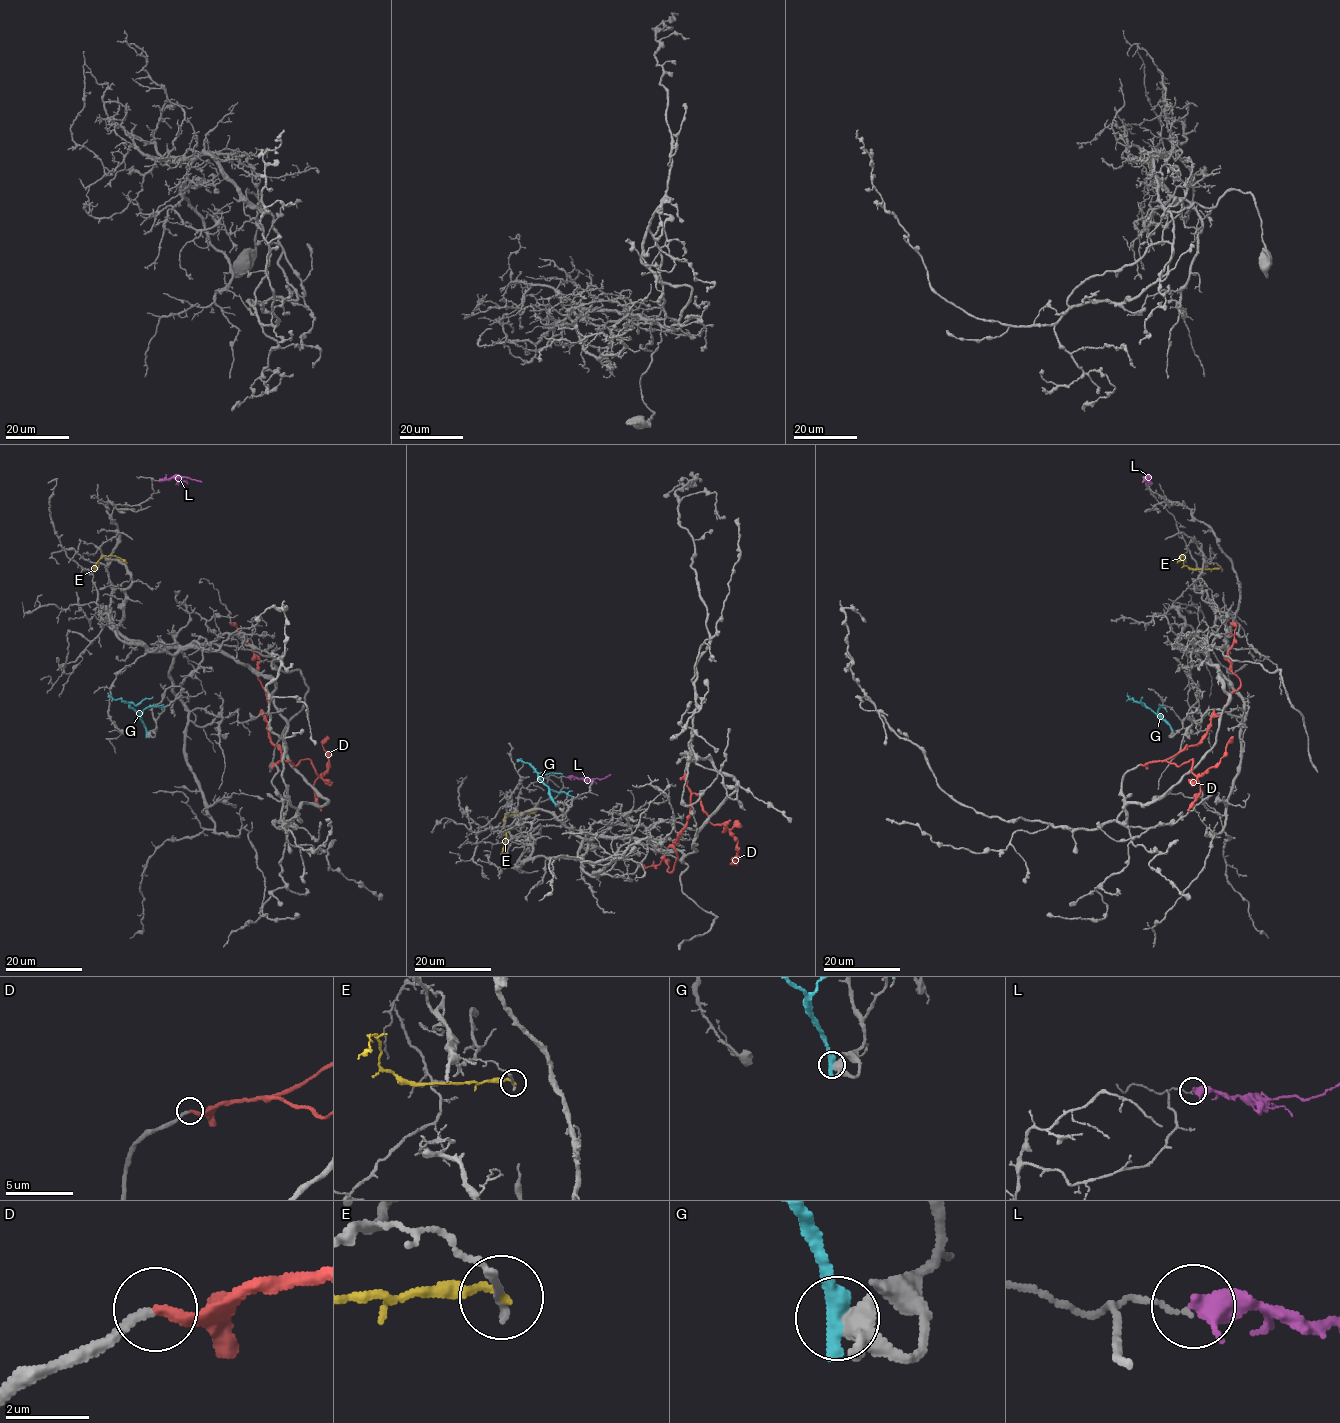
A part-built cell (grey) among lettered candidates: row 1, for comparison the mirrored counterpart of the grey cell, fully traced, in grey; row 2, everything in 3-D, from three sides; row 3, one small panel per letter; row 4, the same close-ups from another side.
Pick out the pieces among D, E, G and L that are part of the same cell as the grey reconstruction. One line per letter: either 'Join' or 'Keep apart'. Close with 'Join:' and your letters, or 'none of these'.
D: Join
E: Keep apart
G: Keep apart
L: Keep apart
Join: D

